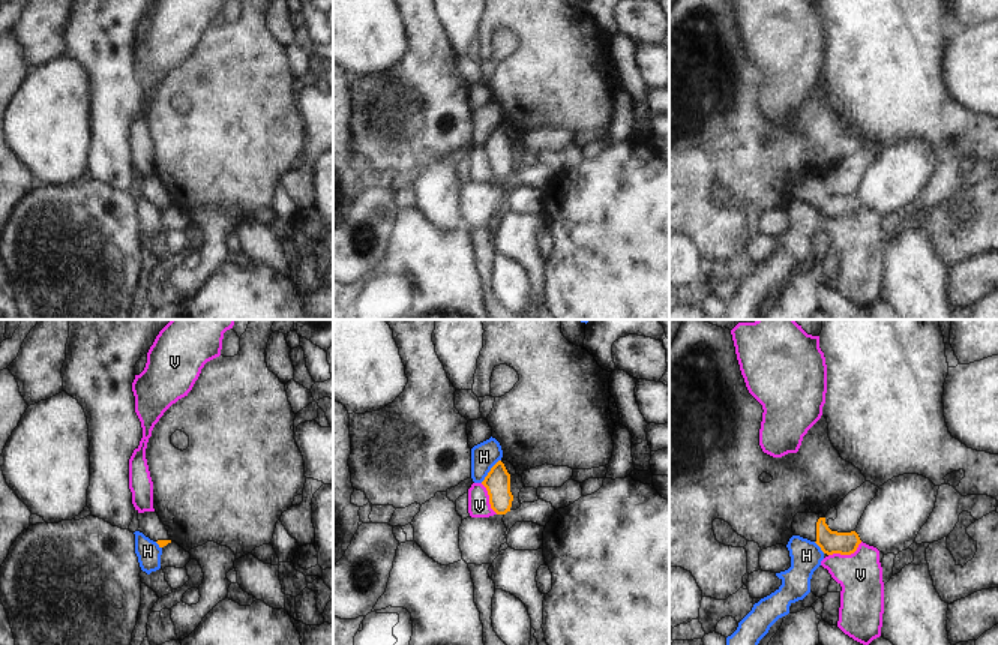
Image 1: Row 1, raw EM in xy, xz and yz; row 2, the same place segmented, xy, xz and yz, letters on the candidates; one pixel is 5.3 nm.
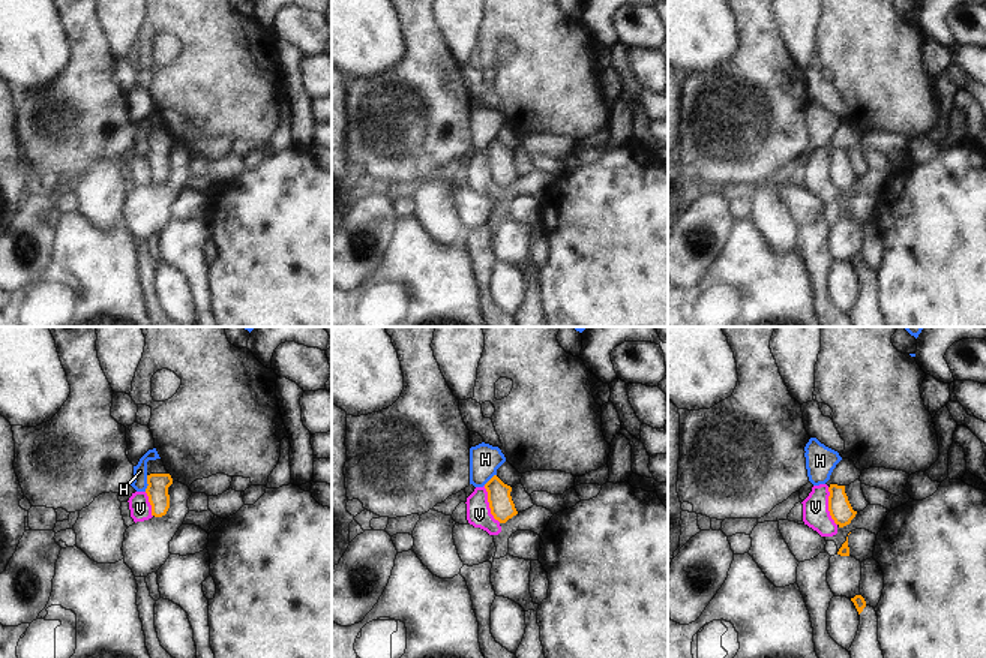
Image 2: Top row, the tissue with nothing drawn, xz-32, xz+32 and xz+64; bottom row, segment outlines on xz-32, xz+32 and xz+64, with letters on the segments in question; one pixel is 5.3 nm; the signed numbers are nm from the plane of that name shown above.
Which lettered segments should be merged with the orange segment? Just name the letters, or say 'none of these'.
none of these

